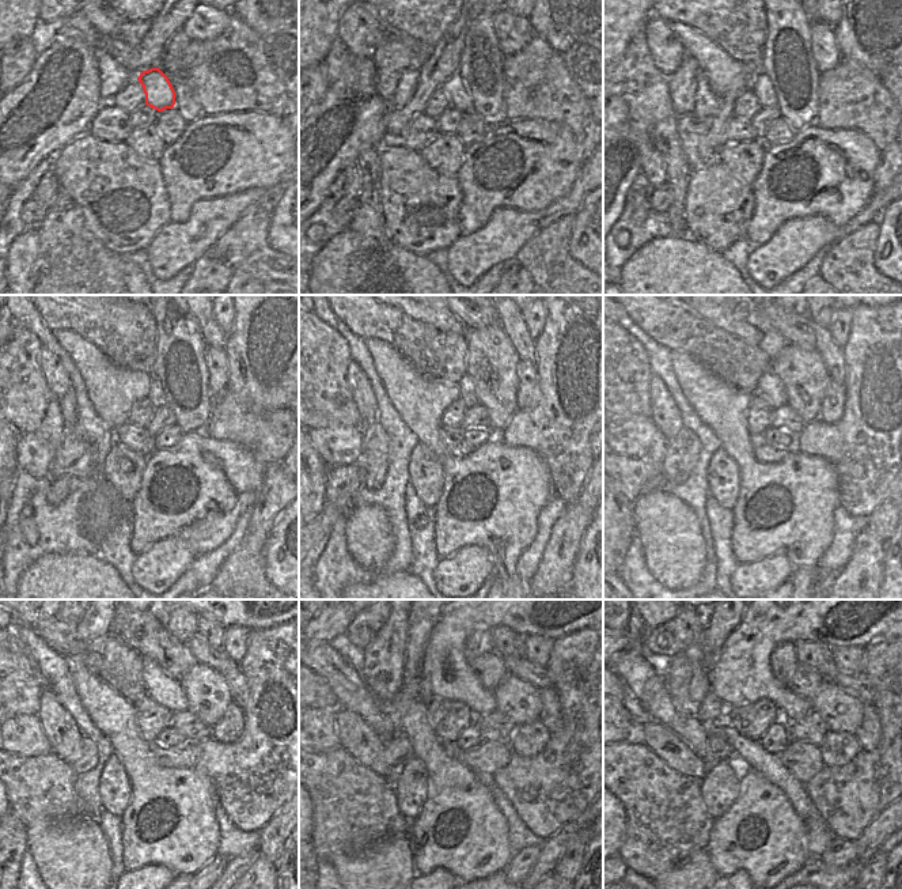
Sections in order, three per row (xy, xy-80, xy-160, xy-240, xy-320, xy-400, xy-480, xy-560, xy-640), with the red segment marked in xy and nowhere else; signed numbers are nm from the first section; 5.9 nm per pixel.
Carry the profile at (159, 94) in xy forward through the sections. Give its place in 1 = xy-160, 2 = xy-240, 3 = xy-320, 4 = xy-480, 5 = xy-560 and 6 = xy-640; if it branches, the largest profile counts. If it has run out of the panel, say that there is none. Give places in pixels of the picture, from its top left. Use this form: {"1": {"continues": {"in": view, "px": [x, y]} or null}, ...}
{"1": {"continues": {"in": "xy-160", "px": [761, 84]}}, "2": {"continues": {"in": "xy-240", "px": [156, 394]}}, "3": {"continues": {"in": "xy-320", "px": [465, 385]}}, "4": {"continues": {"in": "xy-480", "px": [158, 684]}}, "5": {"continues": {"in": "xy-560", "px": [444, 672]}}, "6": {"continues": {"in": "xy-640", "px": [741, 673]}}}

